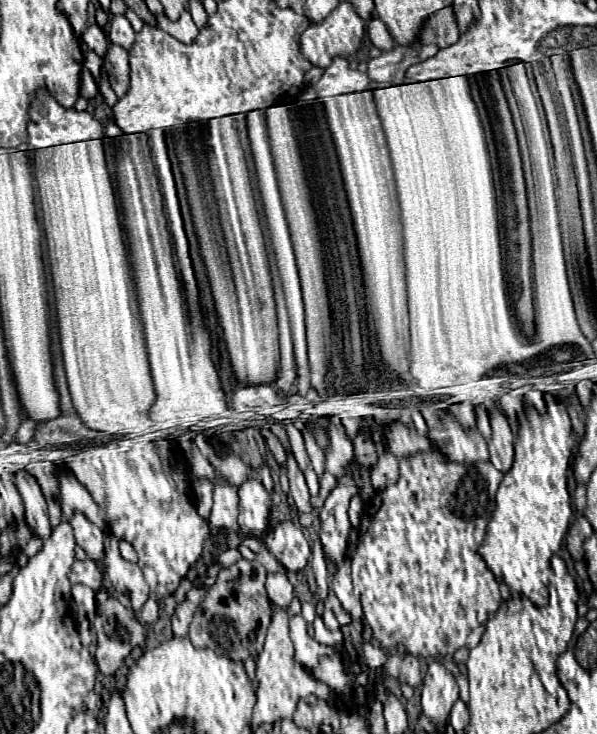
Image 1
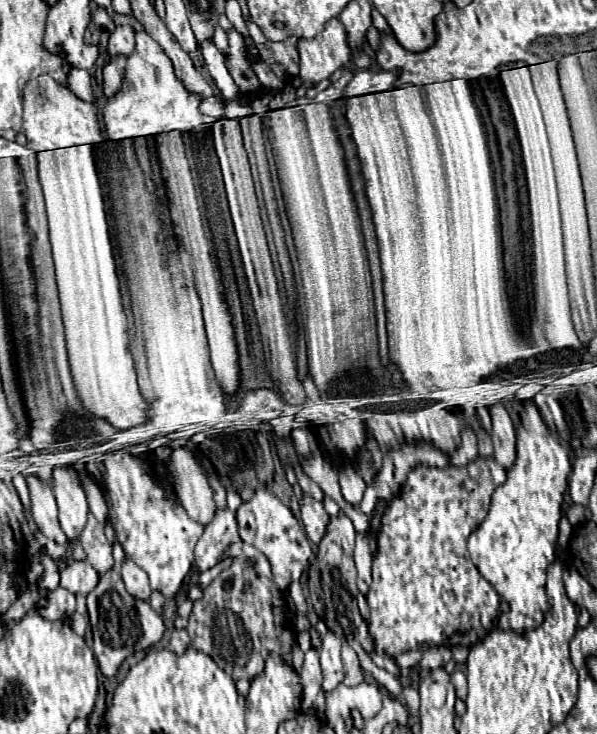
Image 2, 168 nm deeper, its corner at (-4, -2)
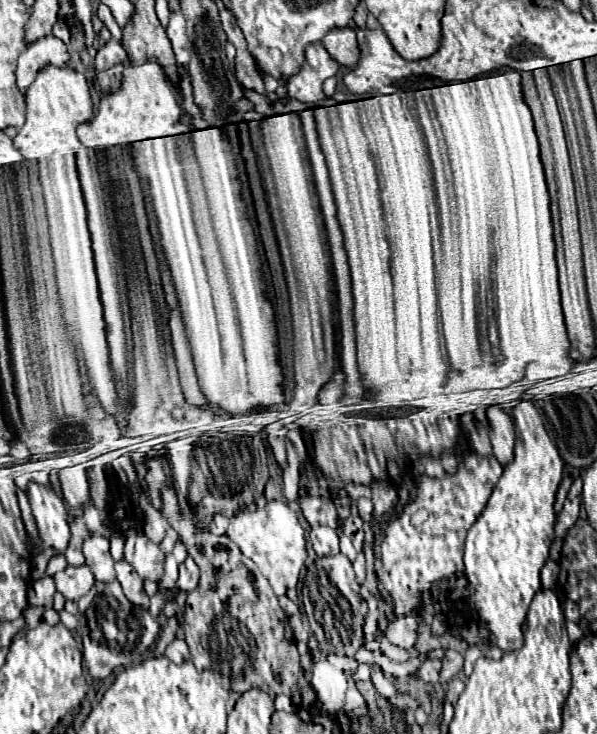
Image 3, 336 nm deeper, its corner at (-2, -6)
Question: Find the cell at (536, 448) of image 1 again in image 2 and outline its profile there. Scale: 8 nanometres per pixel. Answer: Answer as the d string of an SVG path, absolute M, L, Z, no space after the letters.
M533 401L523 403L521 411L521 427L523 433L517 437L517 459L515 465L507 471L507 481L499 485L491 497L489 515L485 521L471 533L469 537L469 553L471 561L479 569L479 573L497 589L503 601L509 603L511 611L497 619L497 627L515 627L515 631L523 631L523 627L539 627L549 611L549 599L545 593L545 571L547 565L555 559L555 545L559 537L559 521L563 517L561 505L567 489L567 475L571 471L567 447L559 443L555 435L547 429Z

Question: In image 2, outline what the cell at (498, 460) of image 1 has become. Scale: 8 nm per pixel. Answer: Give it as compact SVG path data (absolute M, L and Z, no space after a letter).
M497 403L489 409L492 420L491 439L495 447L495 461L503 469L511 469L515 463L515 427L504 405Z

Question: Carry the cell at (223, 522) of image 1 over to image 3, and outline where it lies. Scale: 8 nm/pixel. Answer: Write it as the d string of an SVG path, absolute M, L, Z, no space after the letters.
M187 557L187 559L185 559L183 567L185 567L185 571L179 571L179 579L177 579L175 587L177 587L179 591L189 593L189 591L193 591L193 589L197 587L199 571L197 571L197 565L193 563L193 559L191 559L191 557Z

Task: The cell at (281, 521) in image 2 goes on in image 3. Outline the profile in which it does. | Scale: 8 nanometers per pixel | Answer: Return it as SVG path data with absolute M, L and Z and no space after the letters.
M269 501L257 511L243 511L231 517L227 537L249 557L259 571L269 579L275 595L285 595L289 587L295 587L299 573L305 567L307 559L307 541L305 531L297 521L297 515L281 501Z

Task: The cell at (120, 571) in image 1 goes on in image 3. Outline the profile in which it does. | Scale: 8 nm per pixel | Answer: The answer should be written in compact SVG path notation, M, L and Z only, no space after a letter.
M117 561L115 563L115 571L117 571L117 581L123 587L125 597L139 607L149 607L149 597L143 589L143 579L137 575L137 571L133 571L133 567L125 561Z

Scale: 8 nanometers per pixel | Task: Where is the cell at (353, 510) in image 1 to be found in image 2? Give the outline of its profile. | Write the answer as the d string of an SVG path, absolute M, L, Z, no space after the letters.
M343 467L339 471L339 483L341 483L341 491L347 503L351 503L353 507L359 507L363 493L365 493L365 481L355 473L353 467Z

